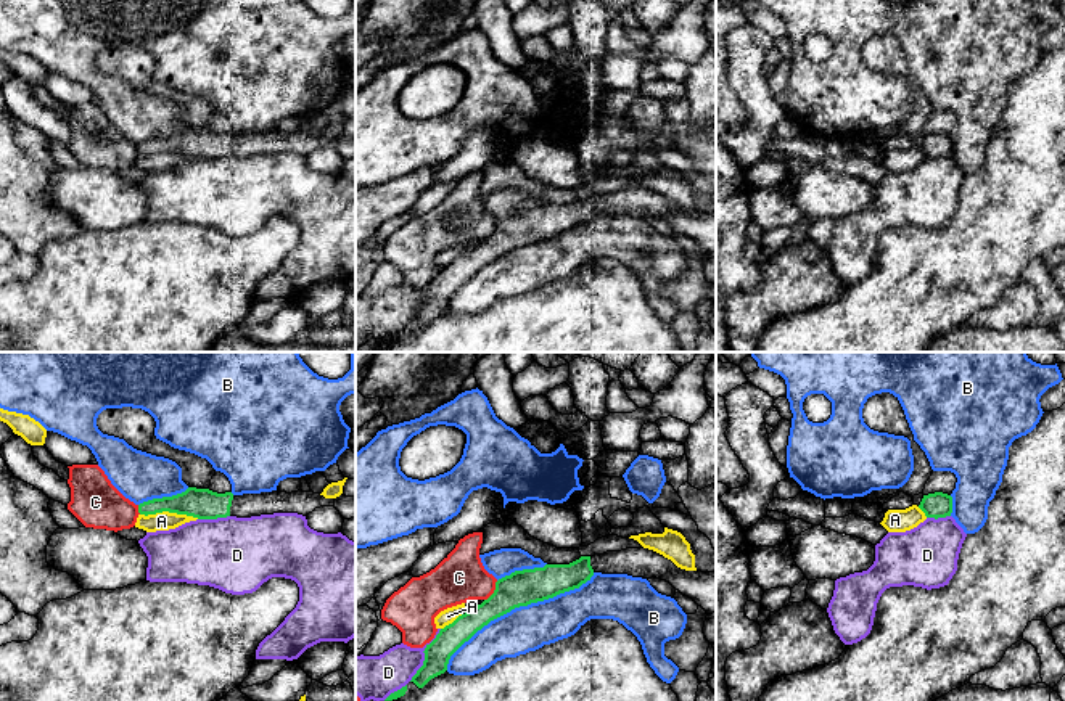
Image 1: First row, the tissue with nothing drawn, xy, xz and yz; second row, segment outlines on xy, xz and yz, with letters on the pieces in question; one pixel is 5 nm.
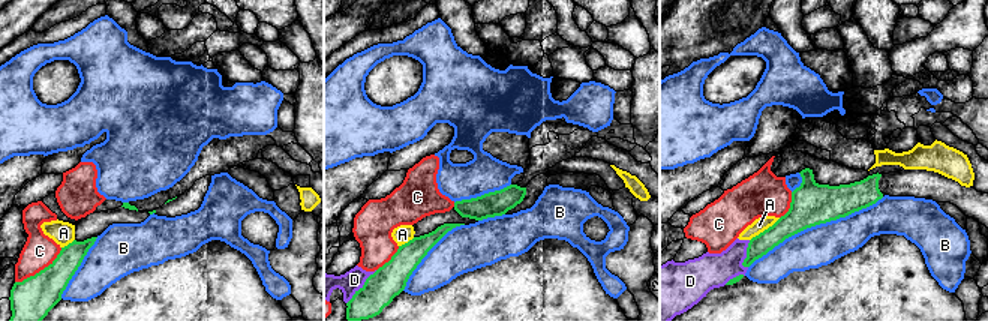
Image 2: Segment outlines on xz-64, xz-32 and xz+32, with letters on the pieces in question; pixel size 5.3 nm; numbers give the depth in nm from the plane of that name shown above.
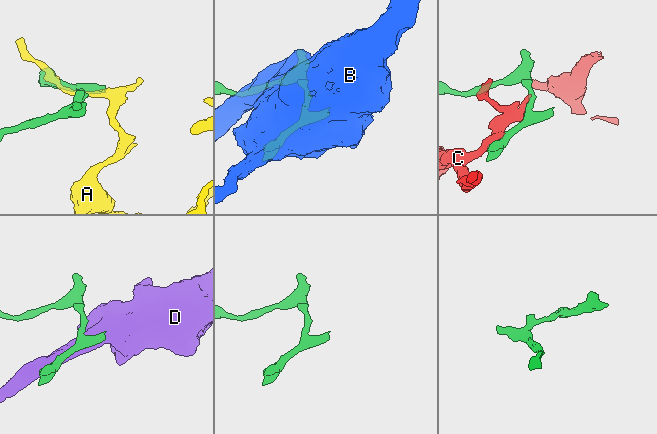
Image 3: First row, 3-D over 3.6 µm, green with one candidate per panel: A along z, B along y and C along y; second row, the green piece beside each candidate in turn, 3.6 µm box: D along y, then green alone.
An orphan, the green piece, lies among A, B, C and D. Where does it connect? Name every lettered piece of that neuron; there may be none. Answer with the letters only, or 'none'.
none

